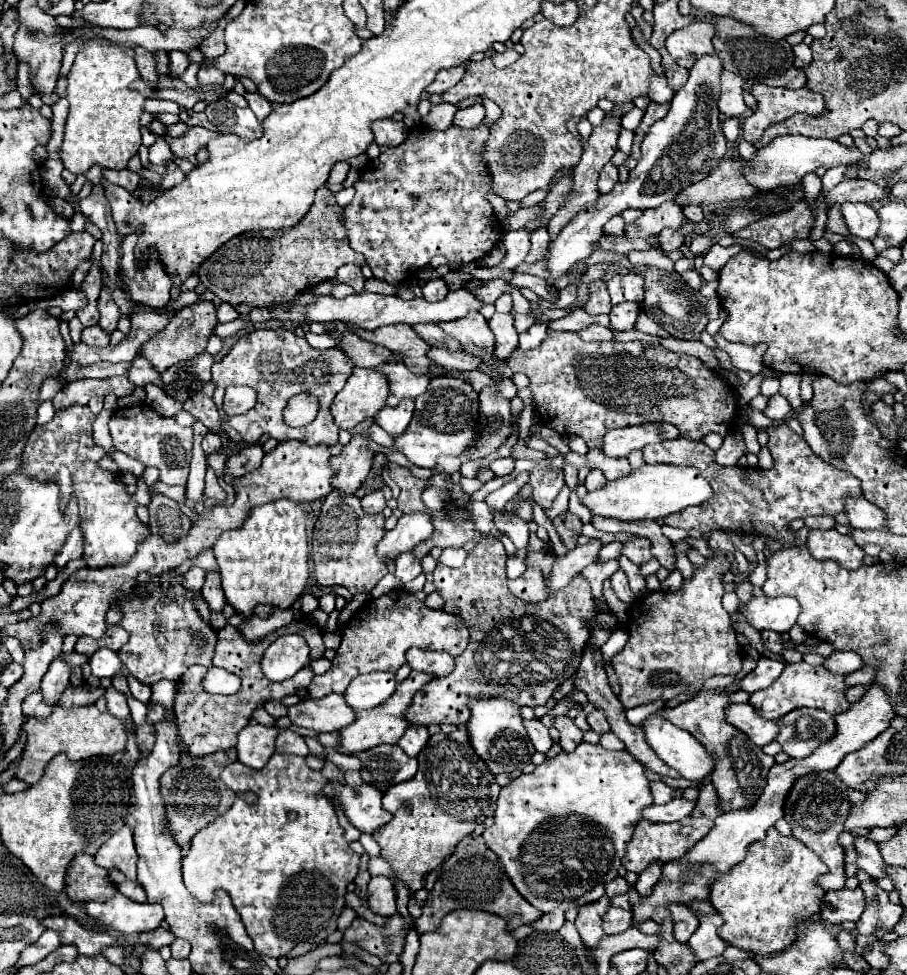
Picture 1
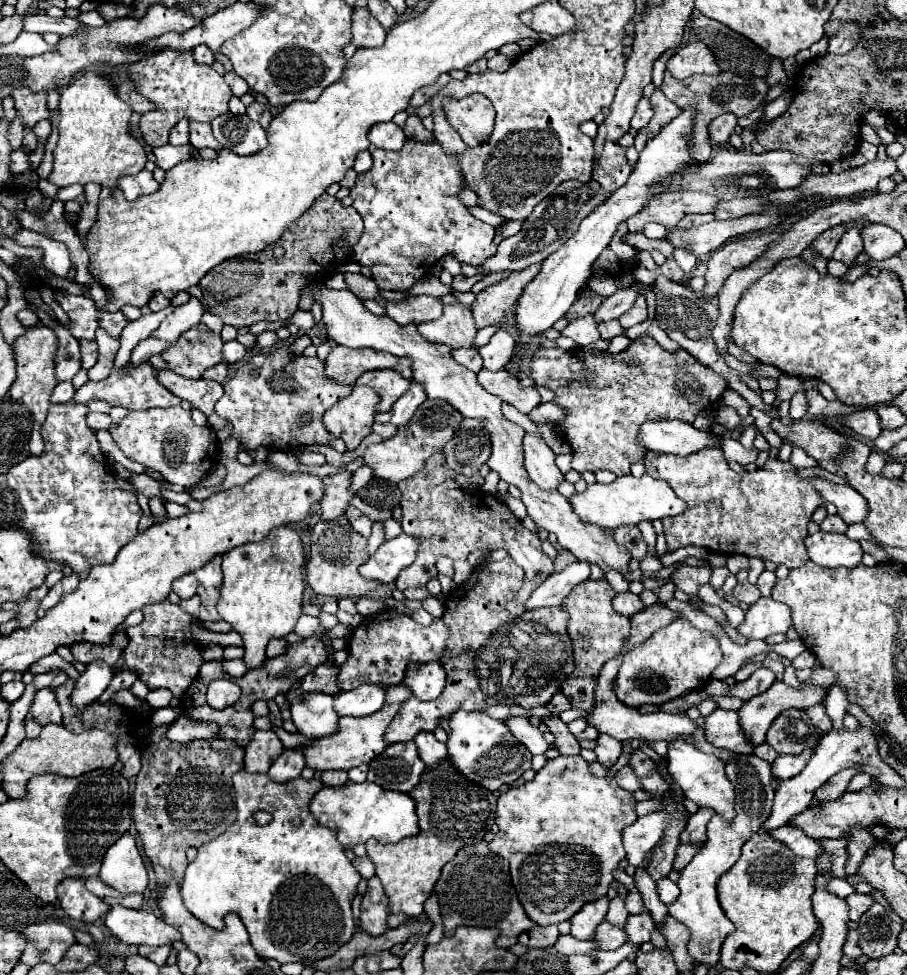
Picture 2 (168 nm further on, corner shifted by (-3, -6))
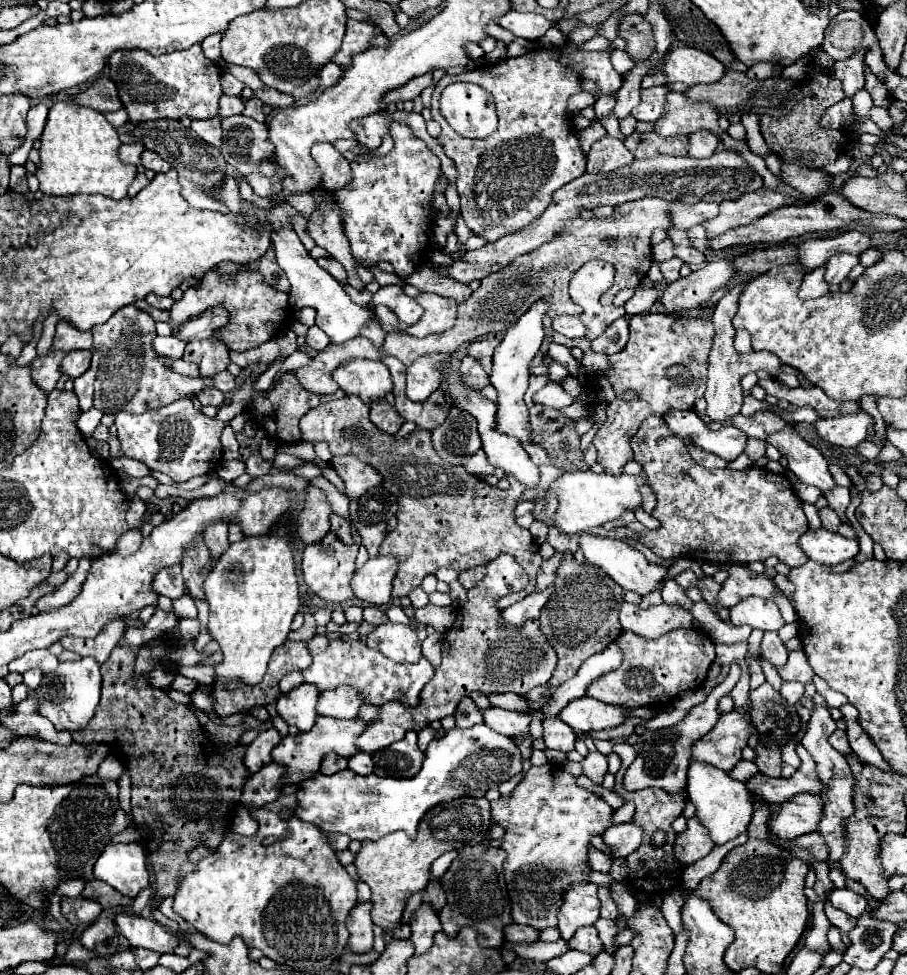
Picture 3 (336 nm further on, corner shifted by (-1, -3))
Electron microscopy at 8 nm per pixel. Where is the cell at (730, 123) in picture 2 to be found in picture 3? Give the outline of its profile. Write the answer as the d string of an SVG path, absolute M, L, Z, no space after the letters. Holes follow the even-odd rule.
M696 130L690 138L690 156L694 158L708 158L714 154L714 150L720 144L720 138L716 132L710 130Z

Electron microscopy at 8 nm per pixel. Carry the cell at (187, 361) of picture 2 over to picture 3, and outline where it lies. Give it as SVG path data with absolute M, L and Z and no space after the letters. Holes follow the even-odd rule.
M206 338L206 340L190 340L184 350L184 360L196 362L200 366L202 376L214 376L230 364L228 350L218 338Z

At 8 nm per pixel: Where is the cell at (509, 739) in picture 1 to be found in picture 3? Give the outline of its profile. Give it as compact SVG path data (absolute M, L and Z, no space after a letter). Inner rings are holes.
M476 724L472 728L454 726L428 746L418 776L410 780L390 780L374 774L358 776L350 770L332 776L316 772L300 784L296 792L298 804L292 812L284 812L284 816L298 816L300 820L320 826L328 834L340 832L360 842L380 840L396 830L404 830L414 838L420 818L434 804L458 796L484 796L490 788L498 788L502 782L516 776L522 770L522 754L518 750L512 738L494 732L486 724Z

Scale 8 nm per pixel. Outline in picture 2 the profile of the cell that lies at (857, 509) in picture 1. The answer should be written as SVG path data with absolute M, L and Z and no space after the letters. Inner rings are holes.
M814 477L812 485L816 487L816 493L824 503L836 505L838 515L844 519L844 523L852 525L864 521L868 513L866 499L860 493L856 493L850 485L836 485L832 481L826 481L824 477Z

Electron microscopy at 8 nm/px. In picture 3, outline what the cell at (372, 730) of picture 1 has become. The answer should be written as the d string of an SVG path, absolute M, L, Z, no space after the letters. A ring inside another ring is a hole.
M318 716L316 724L312 730L308 732L298 732L296 736L284 736L278 744L278 748L274 748L274 762L282 762L288 768L290 778L284 778L284 784L298 784L302 780L306 780L310 774L318 772L324 756L328 756L330 752L342 756L342 758L352 758L354 754L360 752L360 748L356 746L358 736L370 726L370 722L362 720L362 718L352 718L352 720L338 720L338 718L330 718L330 716Z

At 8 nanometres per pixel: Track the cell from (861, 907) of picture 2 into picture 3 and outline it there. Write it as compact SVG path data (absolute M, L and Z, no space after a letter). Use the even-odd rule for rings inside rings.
M836 888L836 890L830 894L830 902L832 902L834 908L844 910L846 914L850 914L850 916L854 916L854 918L858 918L858 916L860 916L862 912L866 912L866 908L868 908L866 898L860 896L860 894L856 894L856 892L852 892L850 888L842 888L842 890Z

